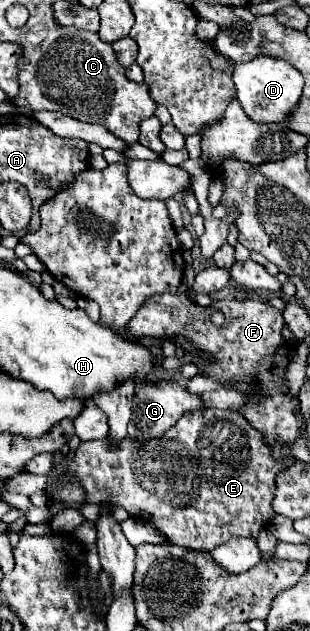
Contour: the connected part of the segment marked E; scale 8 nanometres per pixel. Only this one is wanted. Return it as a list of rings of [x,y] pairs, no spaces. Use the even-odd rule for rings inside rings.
[[[202,409],[184,413],[172,429],[156,439],[138,441],[126,437],[120,443],[114,443],[110,437],[104,437],[100,441],[84,441],[76,451],[72,469],[64,477],[48,483],[64,485],[64,481],[76,473],[76,477],[80,477],[80,485],[84,485],[84,491],[88,493],[88,503],[112,501],[124,507],[130,517],[160,529],[170,543],[204,551],[226,543],[234,535],[258,537],[260,529],[270,525],[274,519],[270,509],[272,489],[276,487],[274,477],[290,463],[294,461],[272,461],[260,433],[256,433],[256,429],[252,429],[240,413]]]

